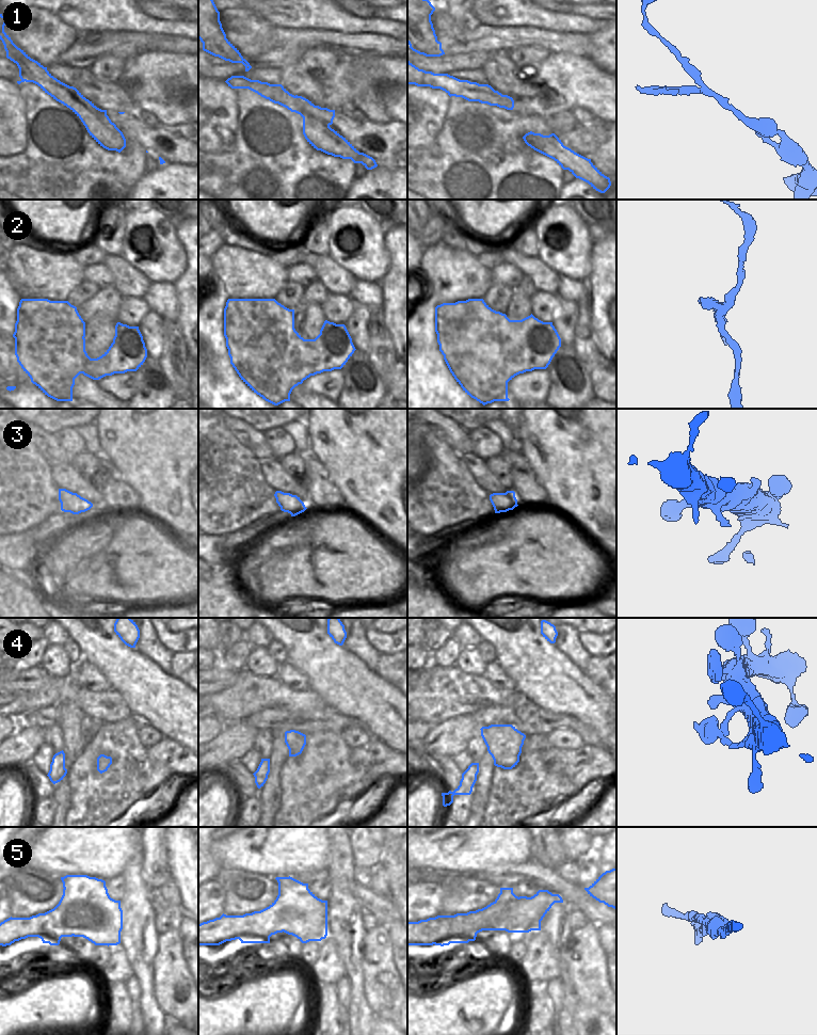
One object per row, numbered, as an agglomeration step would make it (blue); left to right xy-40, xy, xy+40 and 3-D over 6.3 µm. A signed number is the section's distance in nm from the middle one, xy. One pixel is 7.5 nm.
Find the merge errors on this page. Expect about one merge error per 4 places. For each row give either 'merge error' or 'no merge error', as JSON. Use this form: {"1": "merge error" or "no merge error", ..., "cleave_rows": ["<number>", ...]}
{"1": "merge error", "2": "merge error", "3": "no merge error", "4": "no merge error", "5": "merge error", "cleave_rows": ["1", "2", "5"]}

